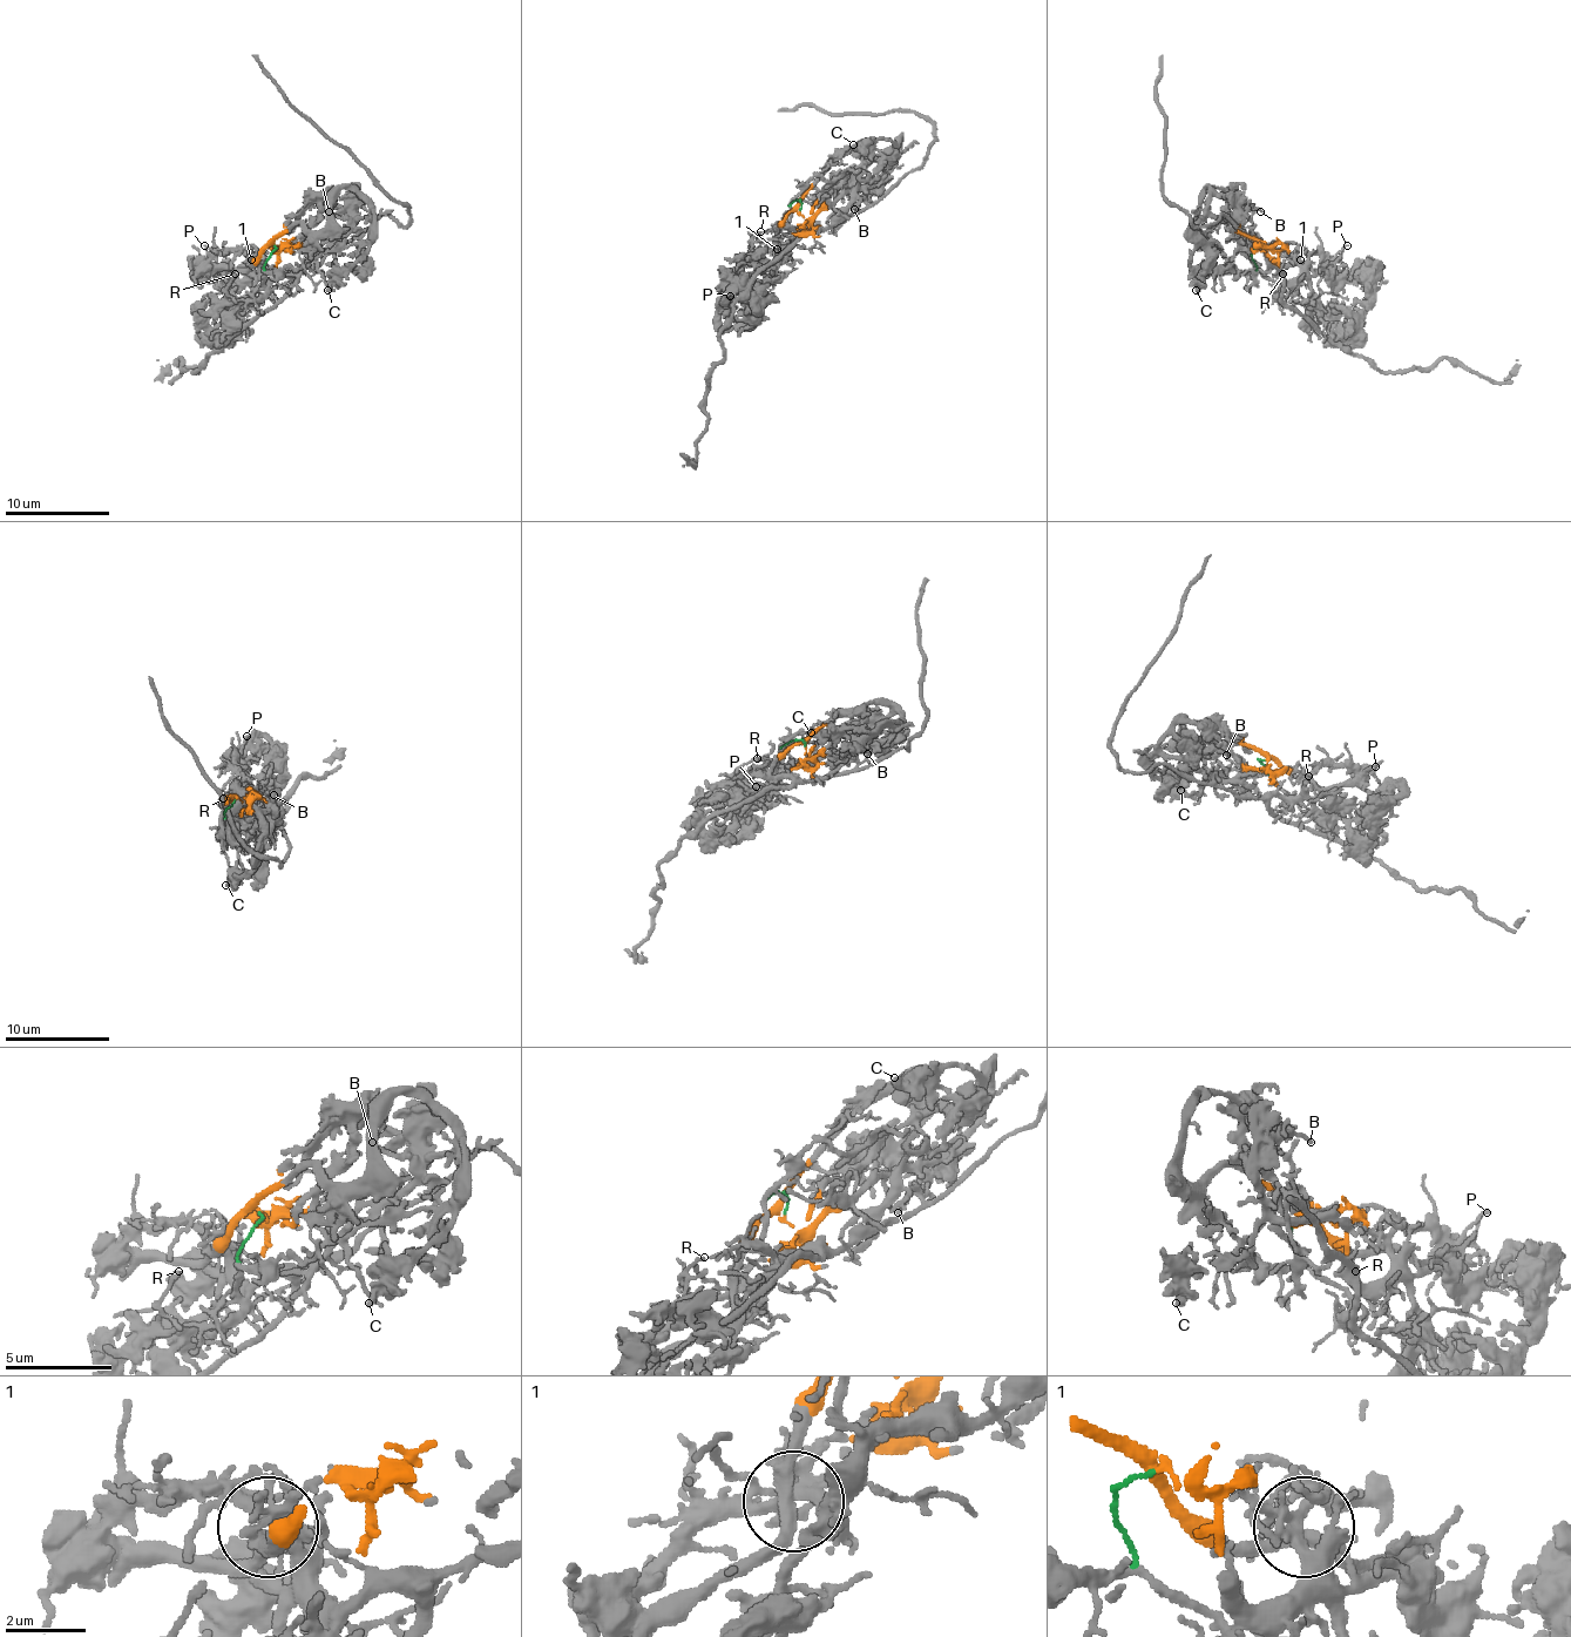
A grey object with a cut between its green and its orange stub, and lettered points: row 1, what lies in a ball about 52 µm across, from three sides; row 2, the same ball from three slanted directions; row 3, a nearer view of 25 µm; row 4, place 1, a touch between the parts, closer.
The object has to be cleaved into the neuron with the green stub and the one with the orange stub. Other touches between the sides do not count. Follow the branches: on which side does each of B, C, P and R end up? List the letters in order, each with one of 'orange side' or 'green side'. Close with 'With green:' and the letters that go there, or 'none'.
B: orange side
C: orange side
P: green side
R: green side
With green: P, R

